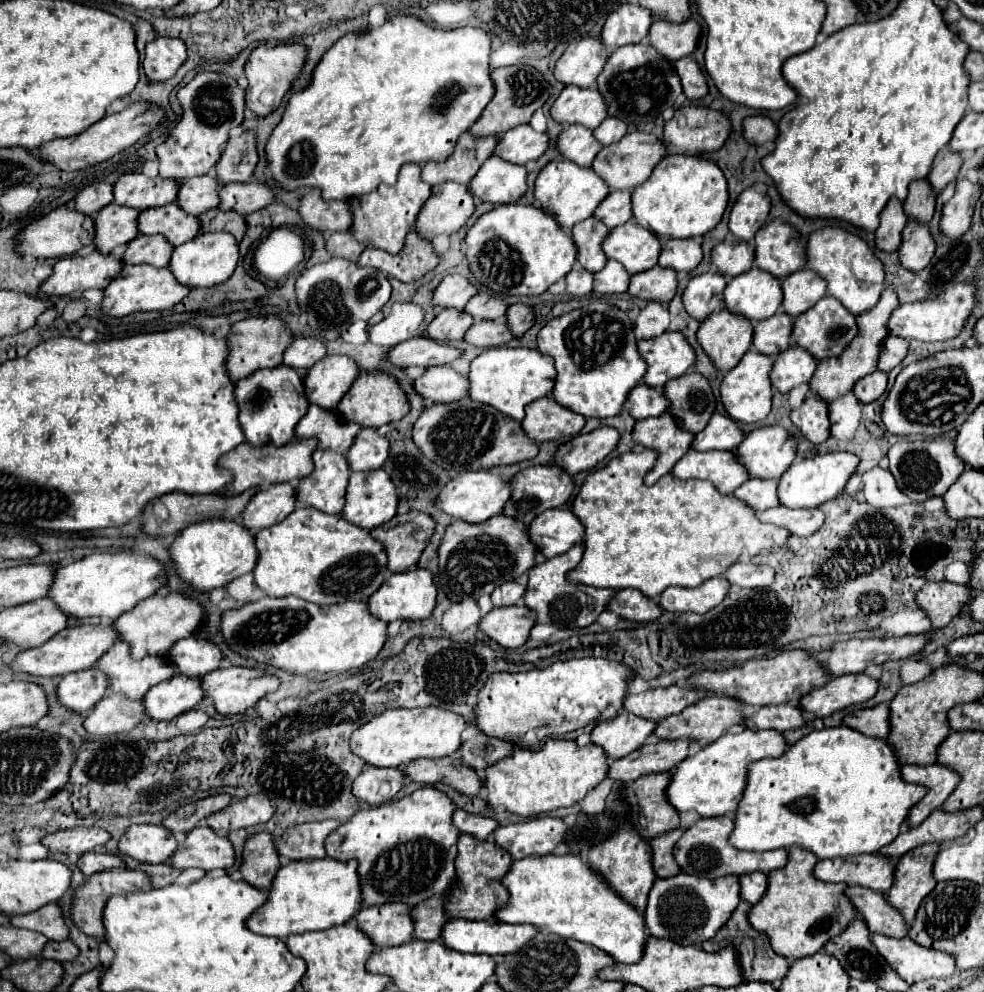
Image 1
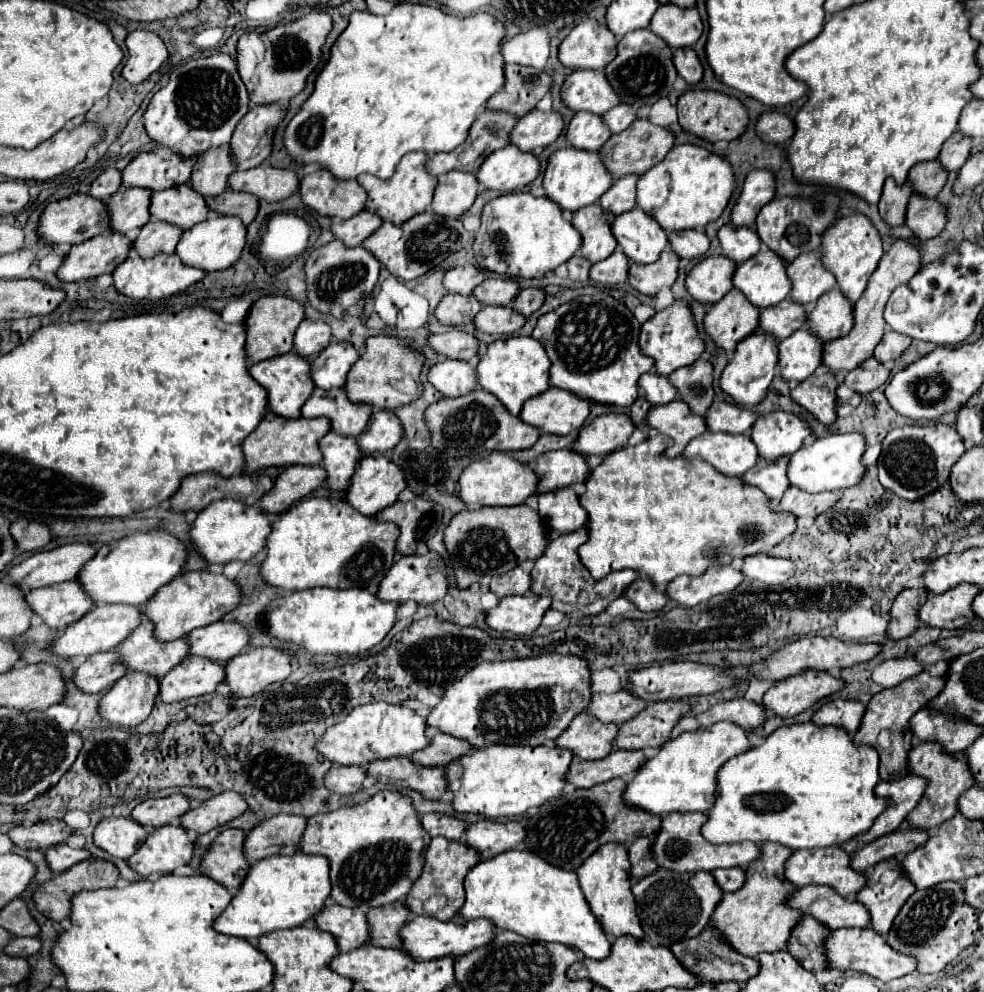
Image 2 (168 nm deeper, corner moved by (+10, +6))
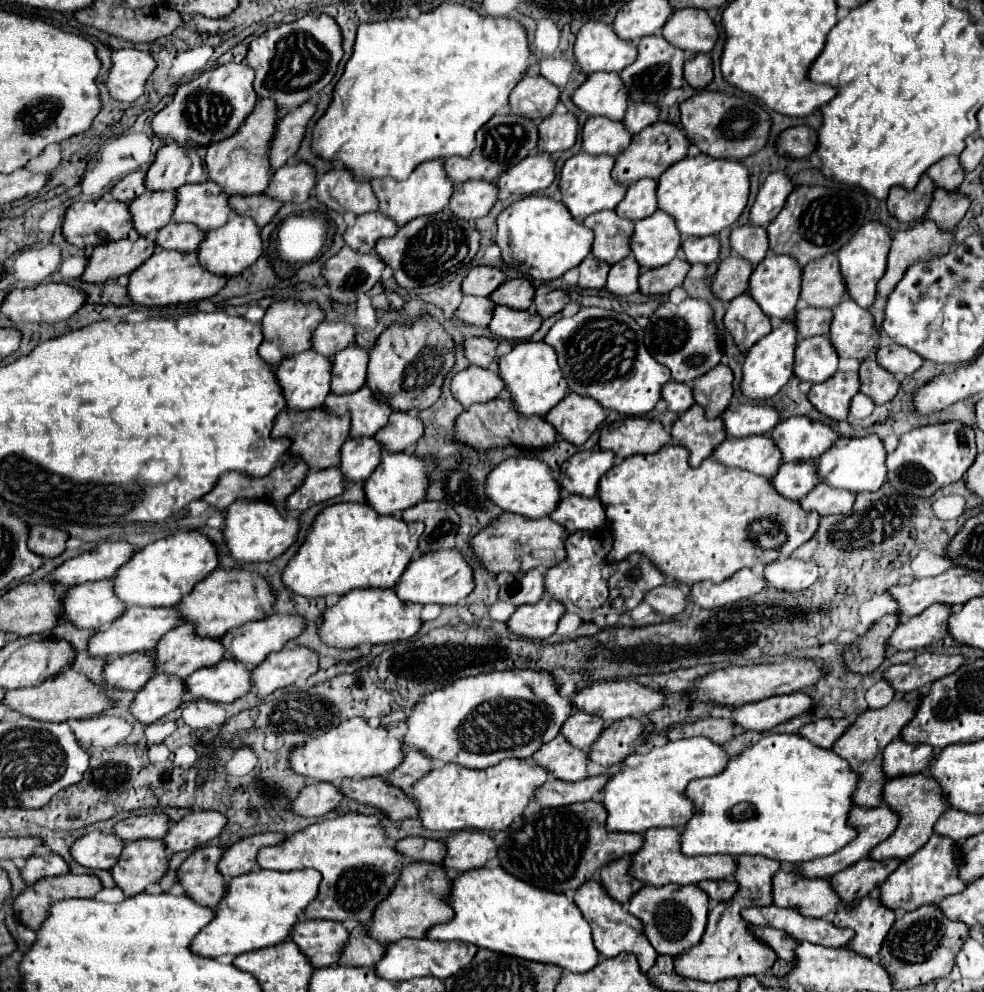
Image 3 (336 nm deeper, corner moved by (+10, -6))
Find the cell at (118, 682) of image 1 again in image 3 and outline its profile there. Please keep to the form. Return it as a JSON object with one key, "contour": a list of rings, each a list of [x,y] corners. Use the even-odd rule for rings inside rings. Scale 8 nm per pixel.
{"contour":[[[179,624],[169,630],[153,648],[155,674],[171,674],[183,678],[199,668],[213,666],[225,658],[219,640],[193,634],[191,624]]]}

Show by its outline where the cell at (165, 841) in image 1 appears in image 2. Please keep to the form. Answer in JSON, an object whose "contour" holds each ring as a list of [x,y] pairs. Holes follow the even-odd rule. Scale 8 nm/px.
{"contour":[[[111,816],[111,818],[101,820],[101,822],[95,826],[93,842],[95,842],[97,848],[109,852],[111,856],[127,860],[129,856],[133,856],[133,852],[137,850],[139,842],[145,840],[145,834],[147,834],[147,830],[145,830],[141,824],[137,824],[133,818],[113,818],[113,816]]]}

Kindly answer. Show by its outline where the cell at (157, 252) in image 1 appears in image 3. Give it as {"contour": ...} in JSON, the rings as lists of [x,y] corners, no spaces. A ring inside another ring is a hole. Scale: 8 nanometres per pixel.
{"contour":[[[167,224],[157,232],[155,244],[157,248],[177,250],[177,252],[193,252],[197,244],[205,238],[205,232],[197,232],[193,224]]]}

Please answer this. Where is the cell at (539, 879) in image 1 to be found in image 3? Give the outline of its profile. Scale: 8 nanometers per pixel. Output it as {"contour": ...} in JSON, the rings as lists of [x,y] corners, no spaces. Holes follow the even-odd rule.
{"contour":[[[501,866],[469,870],[453,878],[451,906],[455,918],[449,924],[433,926],[427,938],[471,942],[477,948],[557,964],[571,972],[589,972],[599,962],[591,928],[573,900],[519,880]]]}

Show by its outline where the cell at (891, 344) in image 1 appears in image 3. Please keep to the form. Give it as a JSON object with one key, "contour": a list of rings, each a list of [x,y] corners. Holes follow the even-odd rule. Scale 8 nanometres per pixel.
{"contour":[[[889,344],[889,346],[877,348],[875,362],[891,374],[909,376],[923,364],[923,358],[901,344]]]}

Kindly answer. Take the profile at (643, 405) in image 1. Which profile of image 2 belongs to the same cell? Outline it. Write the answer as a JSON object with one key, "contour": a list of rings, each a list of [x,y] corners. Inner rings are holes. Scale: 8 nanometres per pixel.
{"contour":[[[647,372],[641,376],[641,392],[645,394],[645,398],[653,404],[653,406],[659,406],[659,404],[669,404],[673,402],[679,392],[677,388],[671,384],[669,378],[665,376],[659,376],[655,372]]]}

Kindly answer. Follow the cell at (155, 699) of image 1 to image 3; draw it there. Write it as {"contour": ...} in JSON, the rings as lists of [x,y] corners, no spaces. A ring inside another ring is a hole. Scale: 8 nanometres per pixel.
{"contour":[[[223,658],[215,666],[201,668],[185,678],[185,694],[213,702],[233,702],[251,690],[251,668]]]}

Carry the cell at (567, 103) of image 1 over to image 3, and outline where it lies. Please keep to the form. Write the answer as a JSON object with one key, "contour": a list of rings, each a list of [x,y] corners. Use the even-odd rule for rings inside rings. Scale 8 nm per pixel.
{"contour":[[[617,72],[589,74],[571,96],[571,102],[587,116],[605,116],[609,120],[621,120],[627,108],[625,86]]]}

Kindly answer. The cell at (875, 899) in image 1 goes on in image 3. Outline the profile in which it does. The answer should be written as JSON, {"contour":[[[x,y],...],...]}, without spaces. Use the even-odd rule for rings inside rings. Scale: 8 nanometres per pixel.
{"contour":[[[767,906],[767,908],[749,908],[741,912],[747,922],[755,926],[771,926],[789,932],[797,940],[807,940],[811,944],[821,946],[845,946],[853,940],[851,928],[837,928],[833,922],[825,918],[803,916],[797,908],[781,908],[781,906]]]}

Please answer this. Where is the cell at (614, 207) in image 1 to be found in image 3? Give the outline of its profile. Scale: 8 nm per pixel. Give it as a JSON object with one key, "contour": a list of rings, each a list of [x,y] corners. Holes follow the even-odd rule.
{"contour":[[[643,178],[643,180],[631,184],[625,198],[615,208],[617,216],[623,216],[631,222],[637,222],[645,216],[651,216],[657,210],[655,188],[657,188],[657,182],[649,180],[649,178]]]}

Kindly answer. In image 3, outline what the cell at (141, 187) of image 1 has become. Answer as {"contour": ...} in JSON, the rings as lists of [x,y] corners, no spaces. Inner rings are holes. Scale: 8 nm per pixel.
{"contour":[[[167,144],[159,148],[155,162],[145,174],[147,190],[177,190],[183,184],[197,184],[207,180],[205,148],[181,148]]]}

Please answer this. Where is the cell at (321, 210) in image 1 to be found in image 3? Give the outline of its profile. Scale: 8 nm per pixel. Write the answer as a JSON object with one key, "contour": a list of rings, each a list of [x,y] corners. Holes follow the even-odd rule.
{"contour":[[[333,168],[323,174],[315,184],[313,196],[327,210],[341,214],[353,212],[355,216],[361,216],[377,210],[377,198],[369,188],[369,182],[353,180],[345,168]]]}

